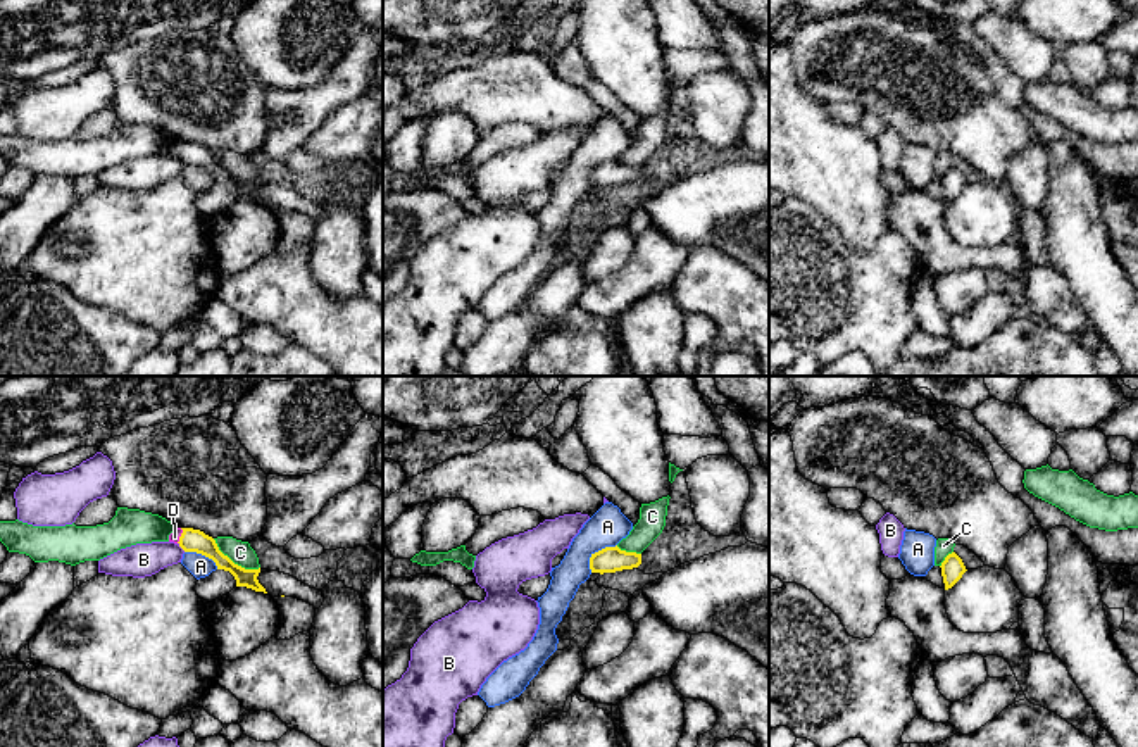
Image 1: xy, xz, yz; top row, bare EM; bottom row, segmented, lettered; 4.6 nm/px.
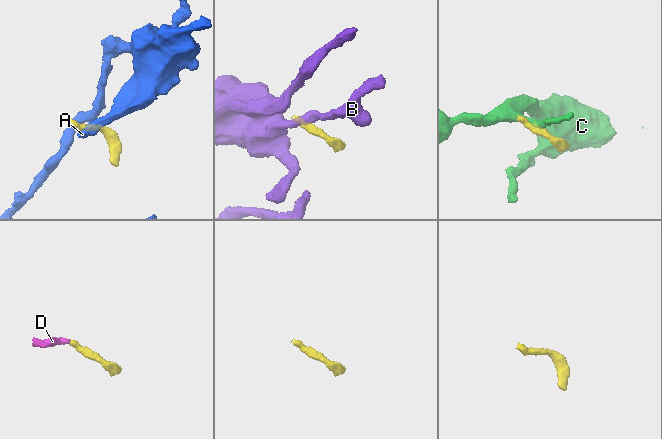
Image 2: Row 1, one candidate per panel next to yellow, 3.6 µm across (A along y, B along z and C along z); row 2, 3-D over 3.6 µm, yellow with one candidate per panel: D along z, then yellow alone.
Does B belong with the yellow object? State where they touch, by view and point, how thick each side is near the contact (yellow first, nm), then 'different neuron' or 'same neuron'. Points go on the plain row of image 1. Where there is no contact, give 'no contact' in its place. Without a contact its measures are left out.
xy (181, 161) | 110/160 nm | different neuron

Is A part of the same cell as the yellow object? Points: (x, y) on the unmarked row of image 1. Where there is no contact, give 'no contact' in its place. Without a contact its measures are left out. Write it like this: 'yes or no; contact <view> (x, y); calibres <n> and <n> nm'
no; contact xz (595, 166); calibres 120 and 180 nm

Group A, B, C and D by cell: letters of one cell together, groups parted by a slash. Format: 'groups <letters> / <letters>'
groups A / B / C / D

